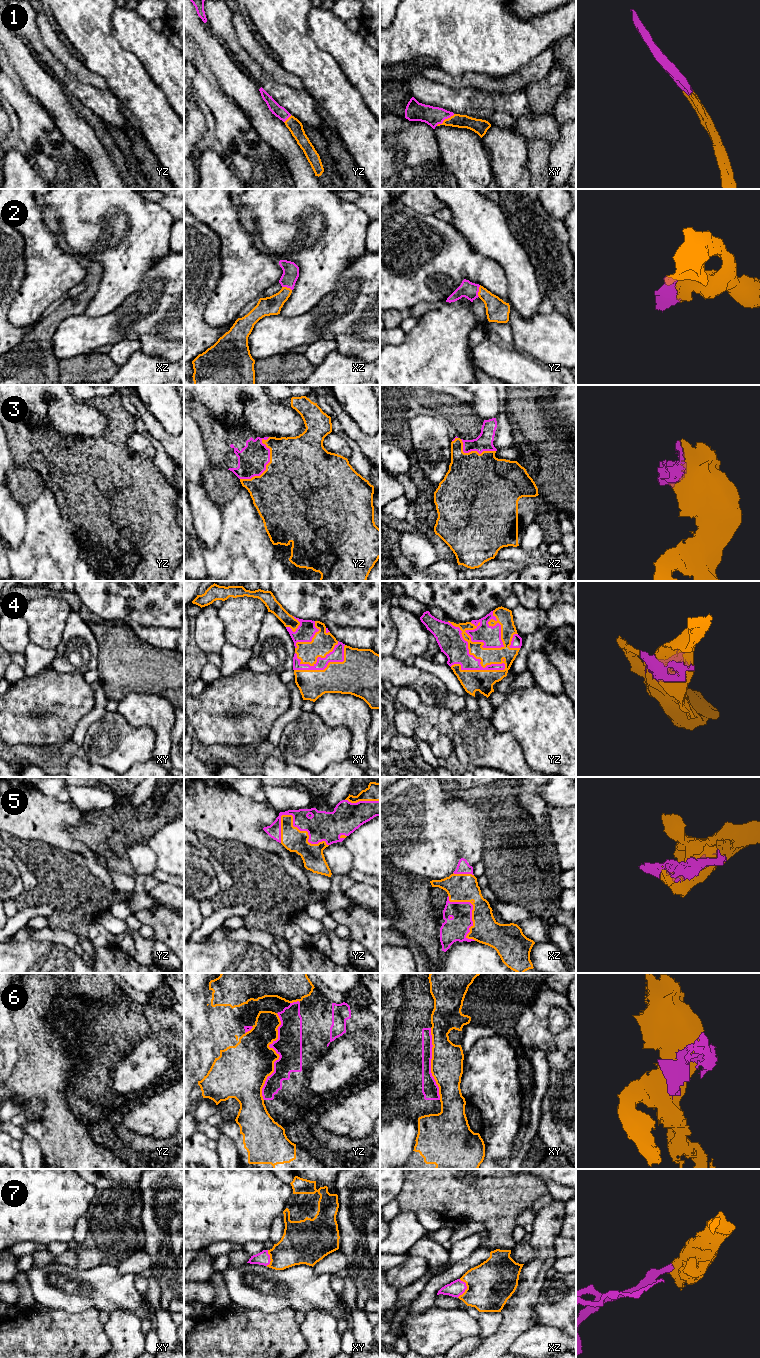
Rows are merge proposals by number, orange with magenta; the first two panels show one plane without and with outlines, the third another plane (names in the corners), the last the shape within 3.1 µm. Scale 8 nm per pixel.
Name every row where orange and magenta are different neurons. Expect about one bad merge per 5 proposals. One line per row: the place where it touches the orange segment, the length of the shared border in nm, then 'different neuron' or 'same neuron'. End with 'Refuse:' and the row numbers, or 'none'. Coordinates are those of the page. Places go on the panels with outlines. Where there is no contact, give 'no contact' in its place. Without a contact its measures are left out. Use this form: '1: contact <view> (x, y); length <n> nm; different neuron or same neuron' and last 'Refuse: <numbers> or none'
1: contact xy (445, 119); length 180 nm; same neuron
2: contact yz (479, 291); length 100 nm; same neuron
3: contact yz (267, 464); length 420 nm; same neuron
4: contact yz (471, 654); length 600 nm; same neuron
5: contact yz (304, 831); length 460 nm; different neuron
6: contact yz (278, 1055); length 700 nm; different neuron
7: contact xz (467, 1288); length 150 nm; same neuron
Refuse: 5, 6

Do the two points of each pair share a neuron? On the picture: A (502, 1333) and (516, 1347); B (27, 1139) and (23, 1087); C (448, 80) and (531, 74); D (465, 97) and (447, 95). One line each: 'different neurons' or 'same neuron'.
A: different neurons
B: different neurons
C: same neuron
D: same neuron

